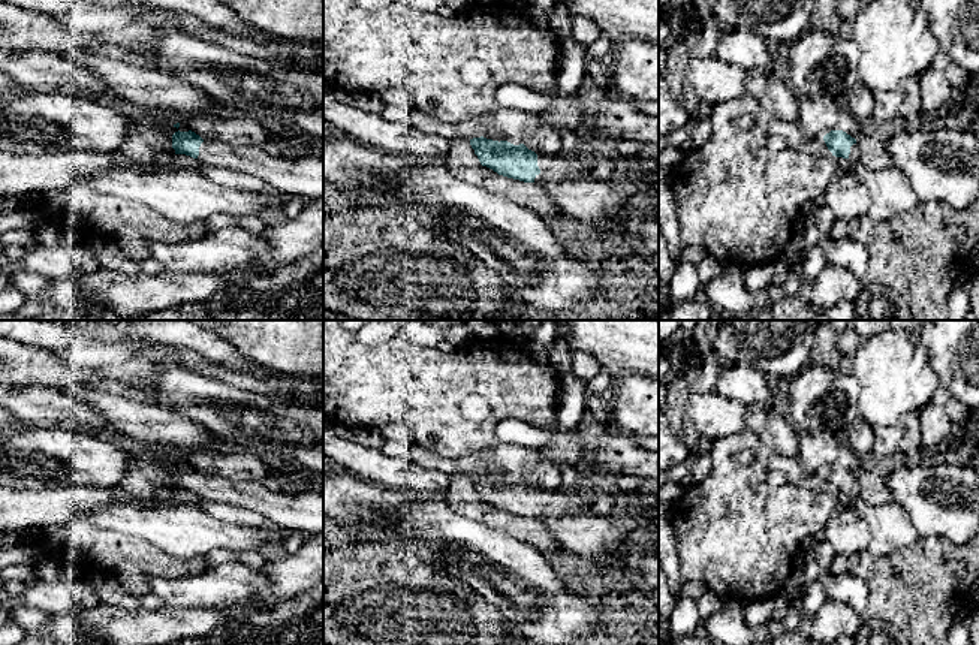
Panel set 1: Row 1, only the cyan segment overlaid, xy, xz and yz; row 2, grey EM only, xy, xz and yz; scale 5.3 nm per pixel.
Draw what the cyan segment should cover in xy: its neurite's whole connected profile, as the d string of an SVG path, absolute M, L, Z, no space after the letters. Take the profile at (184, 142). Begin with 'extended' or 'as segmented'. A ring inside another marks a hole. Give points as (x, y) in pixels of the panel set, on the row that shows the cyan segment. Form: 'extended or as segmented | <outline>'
extended | M195 132L172 135L175 154L186 154L201 163L259 177L272 193L284 196L323 198L323 157L305 154L296 159L268 154L260 147L229 145L204 141Z

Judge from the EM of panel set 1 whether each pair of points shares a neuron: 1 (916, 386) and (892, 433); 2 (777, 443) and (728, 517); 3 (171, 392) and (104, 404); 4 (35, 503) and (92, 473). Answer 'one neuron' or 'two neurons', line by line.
1: two neurons
2: two neurons
3: two neurons
4: two neurons

